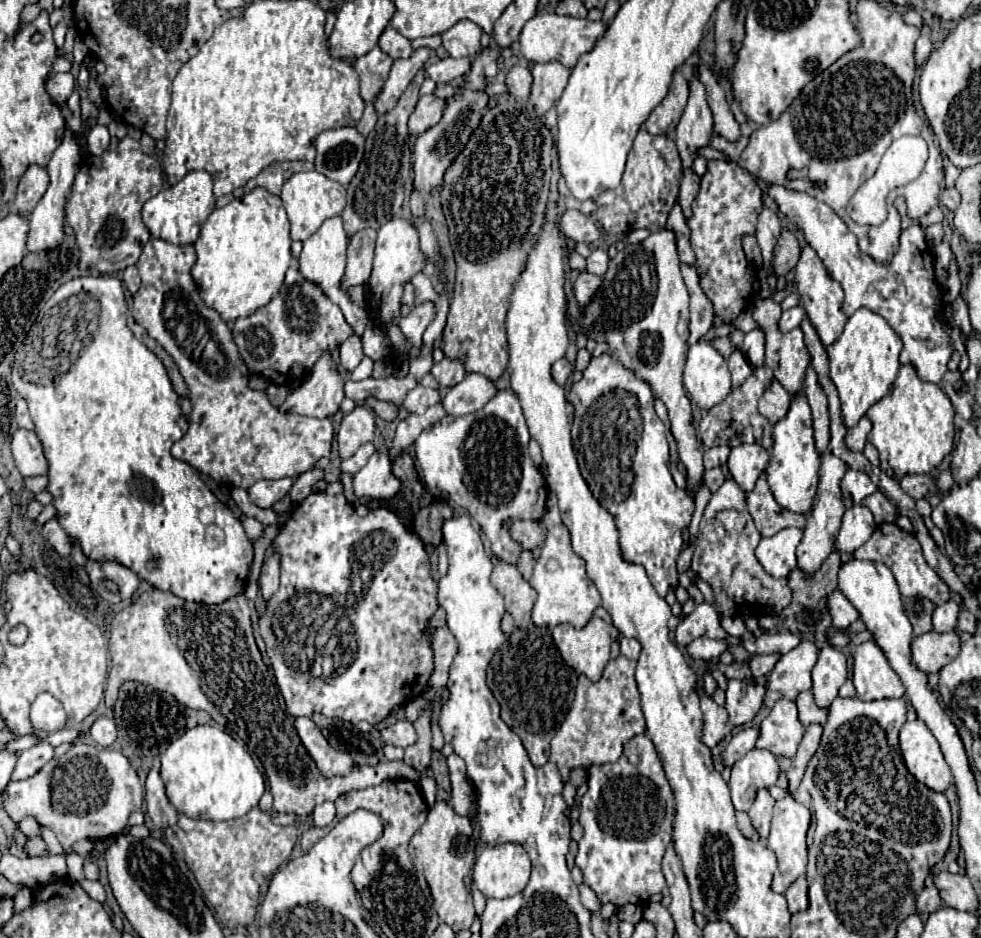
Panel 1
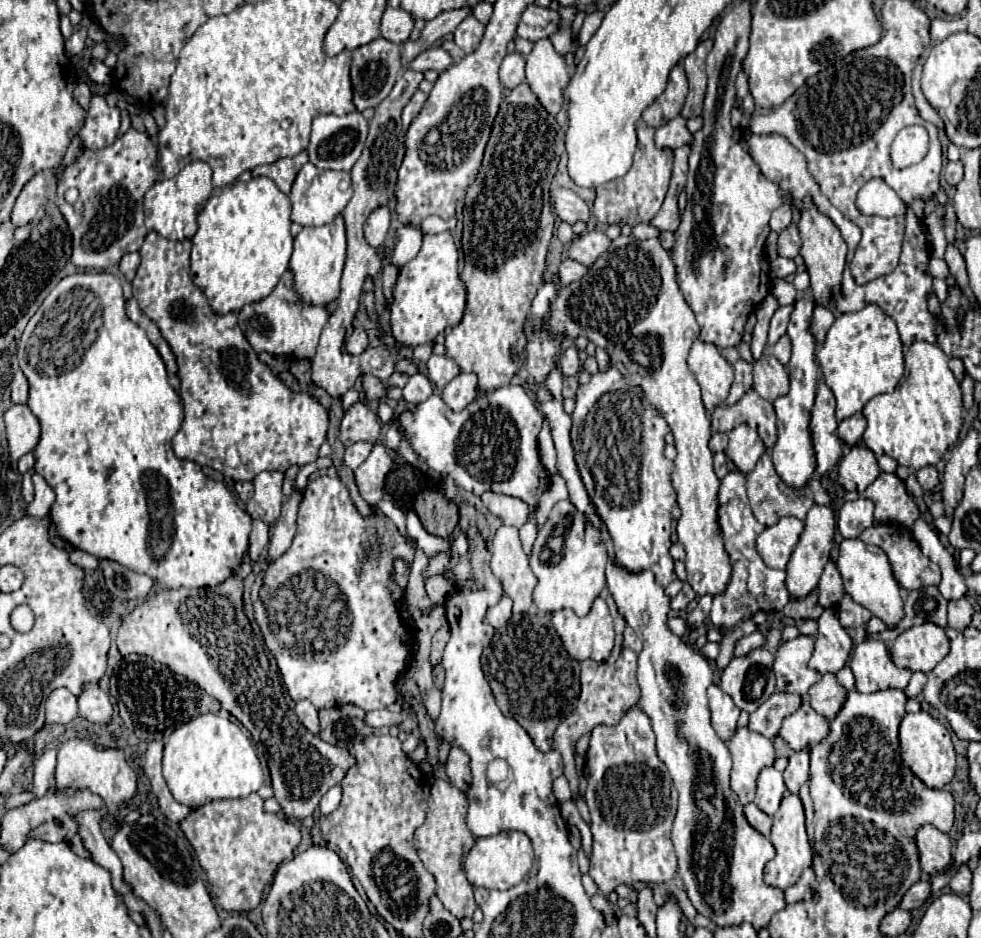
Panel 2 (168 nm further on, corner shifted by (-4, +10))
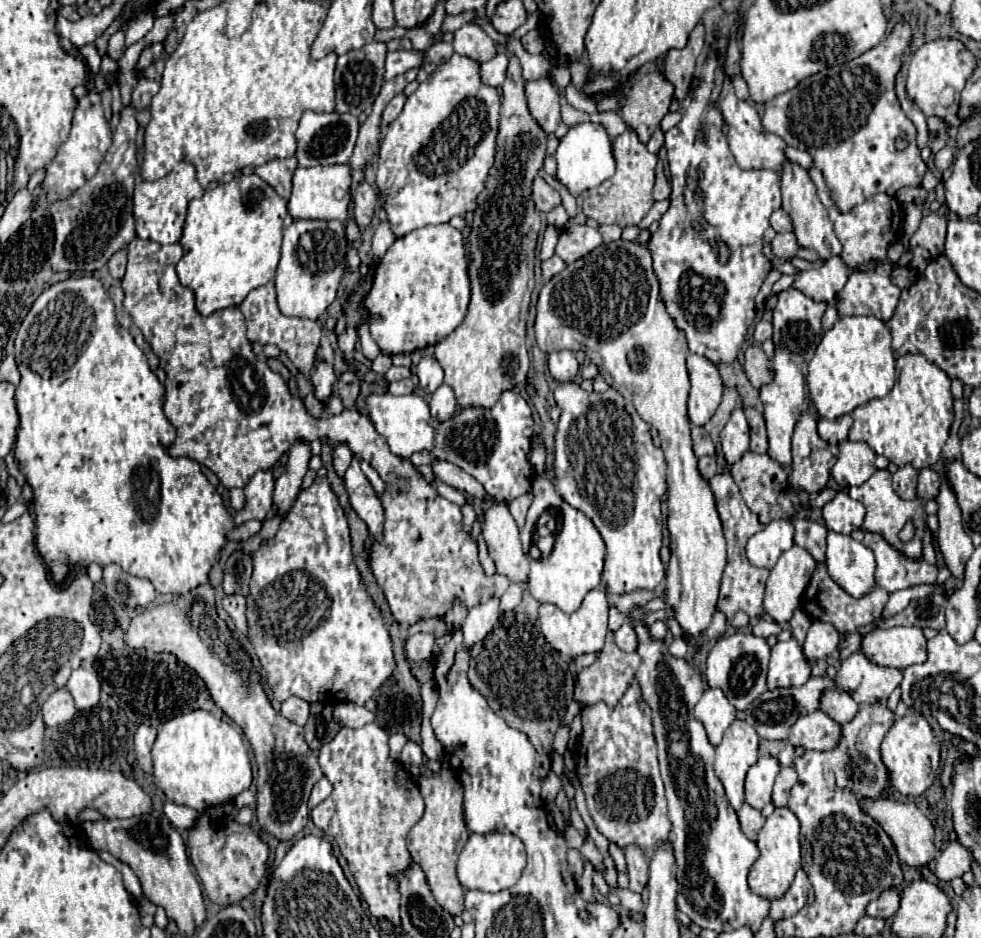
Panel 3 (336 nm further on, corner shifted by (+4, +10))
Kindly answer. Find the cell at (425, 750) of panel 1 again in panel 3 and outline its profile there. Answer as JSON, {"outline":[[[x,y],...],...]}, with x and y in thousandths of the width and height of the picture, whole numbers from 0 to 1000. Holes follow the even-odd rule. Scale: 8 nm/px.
{"outline":[[[423,676],[423,678],[419,678],[413,687],[415,704],[419,704],[419,706],[439,704],[441,701],[441,689],[443,689],[443,678],[441,676]]]}

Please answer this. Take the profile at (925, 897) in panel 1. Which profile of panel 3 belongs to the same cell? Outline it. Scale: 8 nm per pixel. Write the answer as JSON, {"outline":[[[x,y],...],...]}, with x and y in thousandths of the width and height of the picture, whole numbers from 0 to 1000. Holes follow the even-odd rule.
{"outline":[[[908,947],[902,949],[892,962],[888,962],[884,966],[884,974],[892,977],[892,979],[900,979],[900,981],[908,981],[910,974],[914,972],[914,966],[918,964],[918,949]]]}

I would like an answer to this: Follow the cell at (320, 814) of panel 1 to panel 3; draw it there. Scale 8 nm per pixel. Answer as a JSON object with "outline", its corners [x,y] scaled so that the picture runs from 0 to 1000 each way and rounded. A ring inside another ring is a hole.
{"outline":[[[327,829],[321,838],[319,838],[319,844],[317,844],[317,851],[315,851],[315,861],[321,861],[323,857],[327,857],[331,851],[335,851],[339,838],[333,829]]]}

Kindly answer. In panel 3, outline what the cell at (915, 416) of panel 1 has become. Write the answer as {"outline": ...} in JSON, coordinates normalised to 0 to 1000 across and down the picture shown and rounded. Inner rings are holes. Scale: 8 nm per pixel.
{"outline":[[[923,377],[914,382],[914,407],[910,416],[902,424],[892,424],[874,433],[870,437],[870,454],[865,458],[865,469],[884,471],[894,484],[902,486],[906,493],[914,497],[929,495],[933,501],[949,499],[959,484],[961,473],[967,467],[967,456],[971,450],[971,420],[967,401],[951,386],[947,386],[941,377]]]}

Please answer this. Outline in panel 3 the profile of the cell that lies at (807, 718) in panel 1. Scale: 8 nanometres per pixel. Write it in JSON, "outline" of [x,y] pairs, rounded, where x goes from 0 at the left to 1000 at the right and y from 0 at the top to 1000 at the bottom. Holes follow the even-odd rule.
{"outline":[[[845,733],[837,742],[835,757],[841,759],[851,770],[861,772],[861,770],[865,770],[874,761],[876,753],[872,751],[872,746],[861,736],[857,736],[857,733]]]}

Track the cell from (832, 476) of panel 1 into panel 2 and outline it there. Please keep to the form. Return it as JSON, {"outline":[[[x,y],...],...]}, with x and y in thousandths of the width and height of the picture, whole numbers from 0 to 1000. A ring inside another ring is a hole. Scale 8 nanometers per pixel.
{"outline":[[[829,539],[821,552],[821,565],[817,569],[817,578],[812,580],[812,586],[808,586],[804,603],[800,606],[800,610],[802,610],[800,625],[802,625],[806,638],[821,638],[825,631],[829,631],[833,627],[833,620],[845,597],[845,588],[849,582],[849,567],[851,567],[849,544],[845,539]]]}

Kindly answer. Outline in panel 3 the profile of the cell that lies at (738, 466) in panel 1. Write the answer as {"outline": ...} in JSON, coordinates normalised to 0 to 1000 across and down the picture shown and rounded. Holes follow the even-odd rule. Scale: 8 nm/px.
{"outline":[[[755,433],[747,437],[741,454],[735,458],[735,480],[741,495],[753,493],[755,486],[764,480],[764,452]]]}

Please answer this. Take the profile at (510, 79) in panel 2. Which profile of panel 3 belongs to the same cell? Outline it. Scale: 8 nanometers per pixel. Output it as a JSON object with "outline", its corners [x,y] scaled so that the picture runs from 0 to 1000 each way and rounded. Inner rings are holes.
{"outline":[[[507,55],[498,66],[492,66],[490,68],[490,85],[492,85],[492,90],[503,92],[503,94],[511,94],[511,87],[515,87],[517,70],[519,70],[519,62],[513,55]]]}

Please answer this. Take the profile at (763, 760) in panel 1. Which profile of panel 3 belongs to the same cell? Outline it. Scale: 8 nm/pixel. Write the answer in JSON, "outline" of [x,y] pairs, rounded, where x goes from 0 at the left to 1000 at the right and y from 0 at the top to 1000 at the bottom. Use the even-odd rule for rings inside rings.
{"outline":[[[749,768],[737,783],[737,791],[731,795],[729,825],[739,838],[743,857],[753,864],[759,855],[759,825],[774,808],[774,785],[759,770]]]}

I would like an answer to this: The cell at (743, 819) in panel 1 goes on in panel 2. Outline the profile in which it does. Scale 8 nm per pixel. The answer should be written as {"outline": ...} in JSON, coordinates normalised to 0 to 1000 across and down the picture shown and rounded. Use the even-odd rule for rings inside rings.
{"outline":[[[761,857],[761,859],[759,859],[759,872],[761,872],[761,876],[764,876],[772,887],[776,887],[780,893],[784,891],[786,878],[788,878],[788,872],[786,872],[784,868],[776,866],[770,857]]]}

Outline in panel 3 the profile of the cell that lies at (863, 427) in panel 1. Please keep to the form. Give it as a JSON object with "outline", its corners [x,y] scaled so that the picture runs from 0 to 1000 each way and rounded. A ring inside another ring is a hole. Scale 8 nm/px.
{"outline":[[[861,441],[861,443],[853,446],[853,448],[841,448],[841,446],[837,446],[835,448],[835,465],[841,471],[845,471],[845,473],[849,473],[849,471],[857,473],[857,471],[863,469],[867,452],[870,452],[867,441]]]}

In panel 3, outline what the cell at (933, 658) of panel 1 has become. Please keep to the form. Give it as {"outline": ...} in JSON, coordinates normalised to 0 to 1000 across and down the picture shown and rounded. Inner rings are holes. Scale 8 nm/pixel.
{"outline":[[[912,667],[906,672],[890,672],[880,680],[880,697],[896,708],[923,714],[945,701],[945,680],[937,667]]]}

